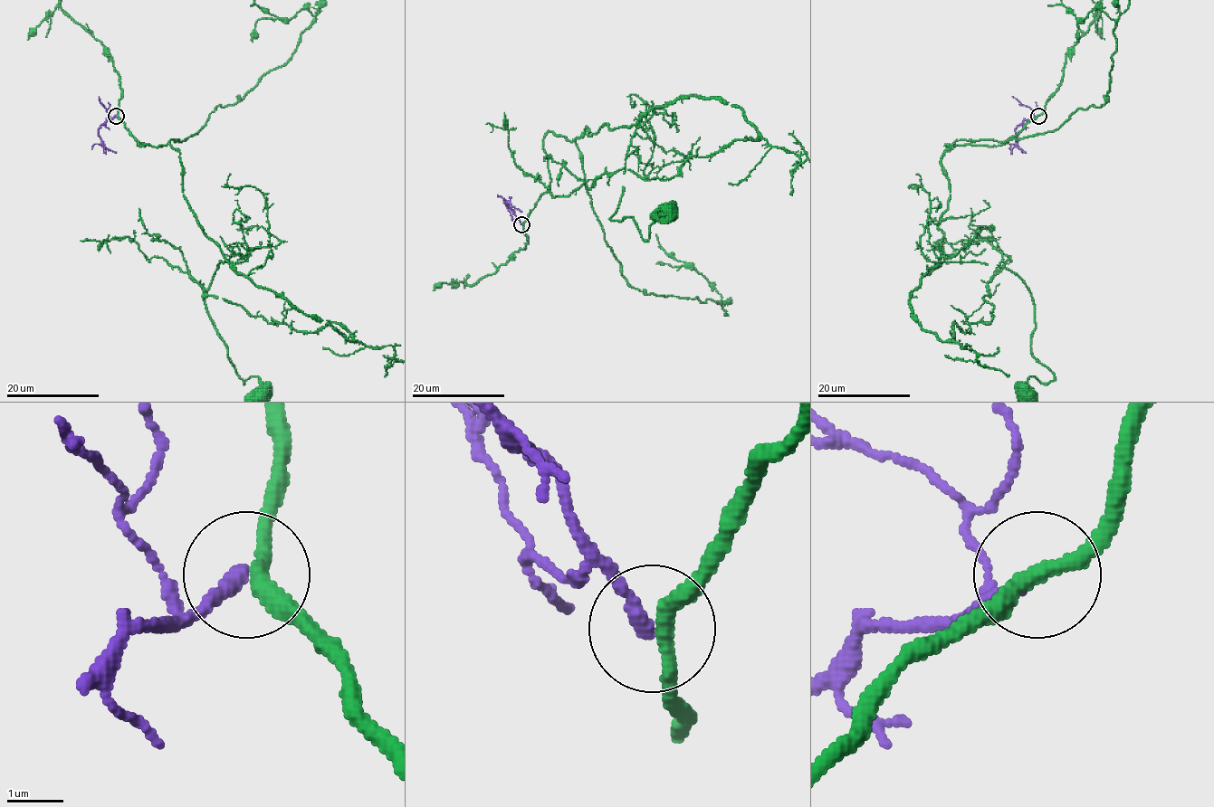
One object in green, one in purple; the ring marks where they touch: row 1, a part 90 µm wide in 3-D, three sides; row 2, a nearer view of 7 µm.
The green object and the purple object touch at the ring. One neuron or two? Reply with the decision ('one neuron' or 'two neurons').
two neurons

